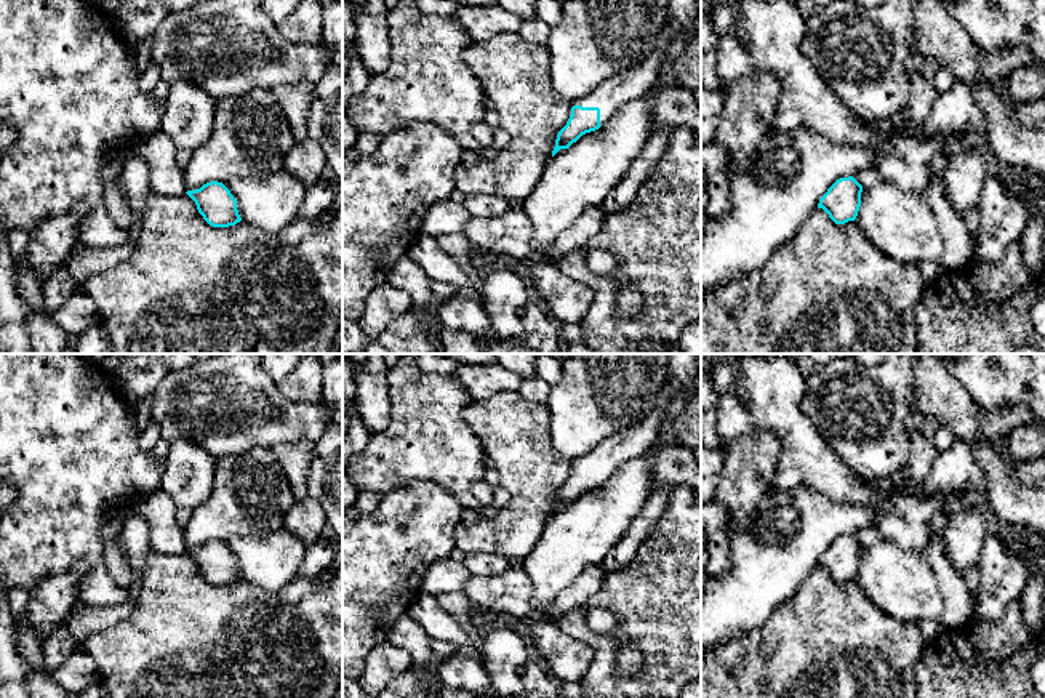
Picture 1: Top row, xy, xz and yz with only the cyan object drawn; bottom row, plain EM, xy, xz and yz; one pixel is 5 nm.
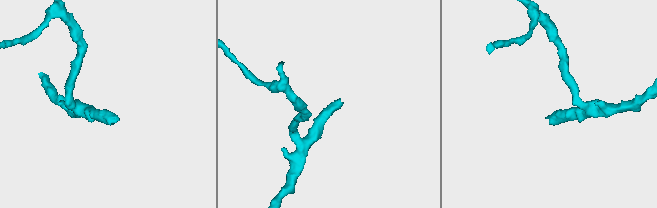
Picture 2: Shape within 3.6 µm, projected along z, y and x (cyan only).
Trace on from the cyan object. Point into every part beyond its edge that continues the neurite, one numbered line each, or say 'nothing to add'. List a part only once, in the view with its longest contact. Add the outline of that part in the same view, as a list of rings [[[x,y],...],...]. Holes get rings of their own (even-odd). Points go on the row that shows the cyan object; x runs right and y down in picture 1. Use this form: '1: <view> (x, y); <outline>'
1: xz (632, 82); [[[669,18],[659,32],[655,48],[642,62],[623,69],[613,78],[605,80],[591,94],[576,99],[573,106],[599,107],[600,125],[607,123],[616,107],[640,98],[655,85],[663,67],[666,48],[680,30],[680,22]]]

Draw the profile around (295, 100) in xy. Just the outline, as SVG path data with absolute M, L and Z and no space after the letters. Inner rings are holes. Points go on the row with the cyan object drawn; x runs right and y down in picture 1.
M310 82L278 85L272 90L296 141L309 136L307 118L312 107L314 90L315 85Z

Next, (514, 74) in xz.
M518 34L472 42L462 59L480 82L485 98L499 115L499 126L507 131L510 141L504 150L486 157L467 155L454 173L454 184L466 195L499 195L520 205L539 183L557 134L571 115L573 102L560 101L552 90L549 50L523 40Z

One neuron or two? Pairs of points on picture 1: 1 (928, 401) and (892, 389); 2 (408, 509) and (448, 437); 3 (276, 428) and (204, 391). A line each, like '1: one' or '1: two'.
1: two
2: two
3: one

